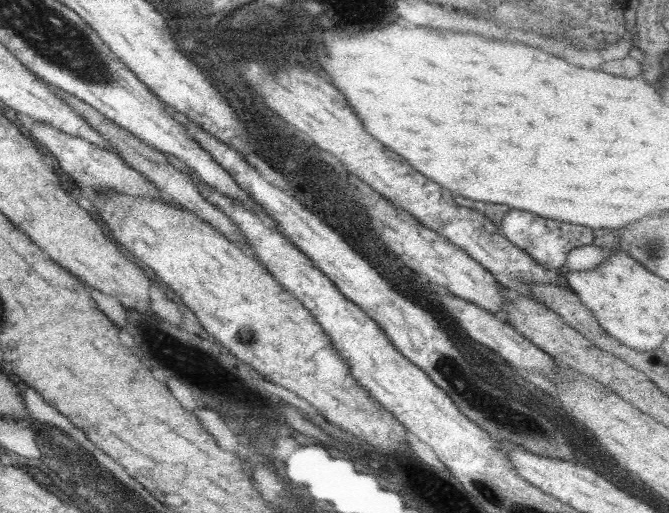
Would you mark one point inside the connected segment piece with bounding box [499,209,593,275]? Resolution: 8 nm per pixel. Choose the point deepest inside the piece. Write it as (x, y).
(547, 242)

